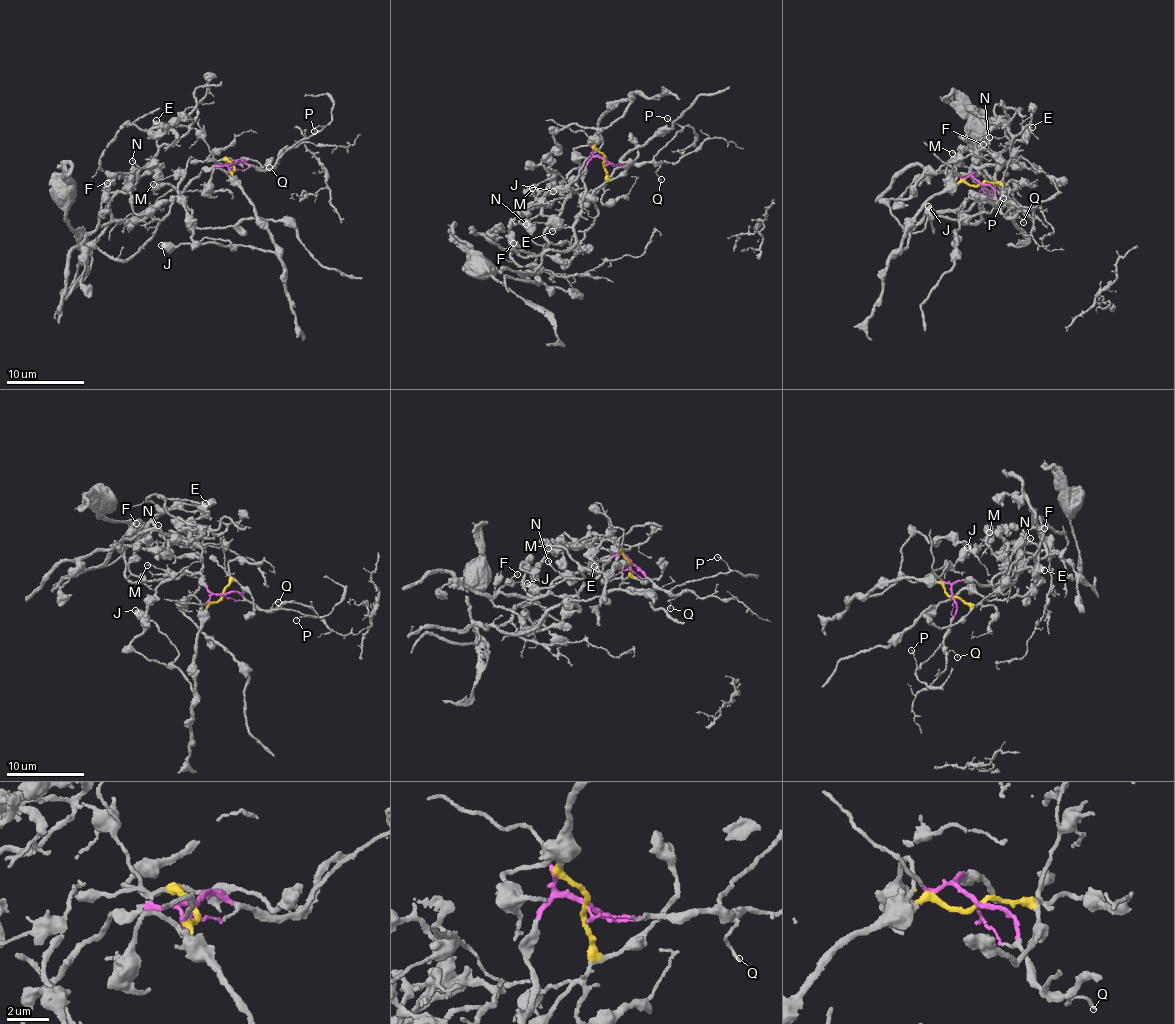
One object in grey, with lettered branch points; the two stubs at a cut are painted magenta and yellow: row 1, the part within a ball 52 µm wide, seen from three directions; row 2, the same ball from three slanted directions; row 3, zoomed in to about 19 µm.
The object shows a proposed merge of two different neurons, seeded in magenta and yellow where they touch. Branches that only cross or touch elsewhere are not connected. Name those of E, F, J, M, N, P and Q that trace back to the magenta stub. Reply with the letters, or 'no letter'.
E, F, N, P, Q

